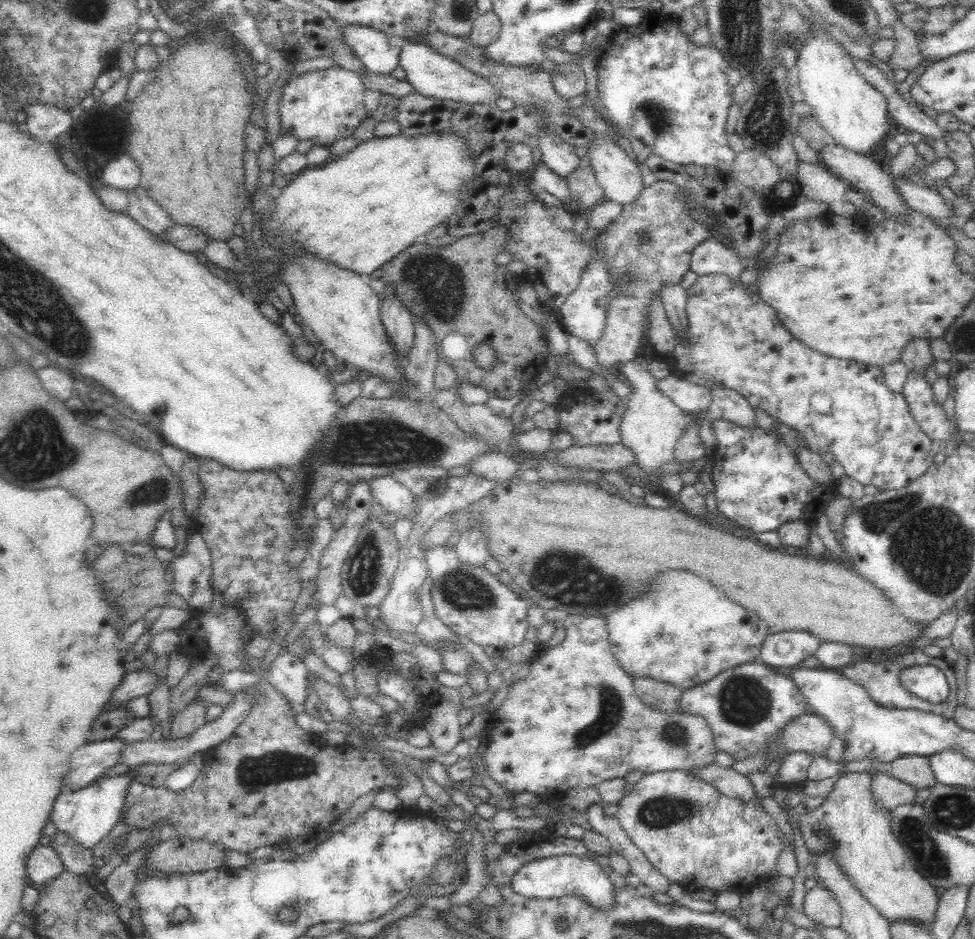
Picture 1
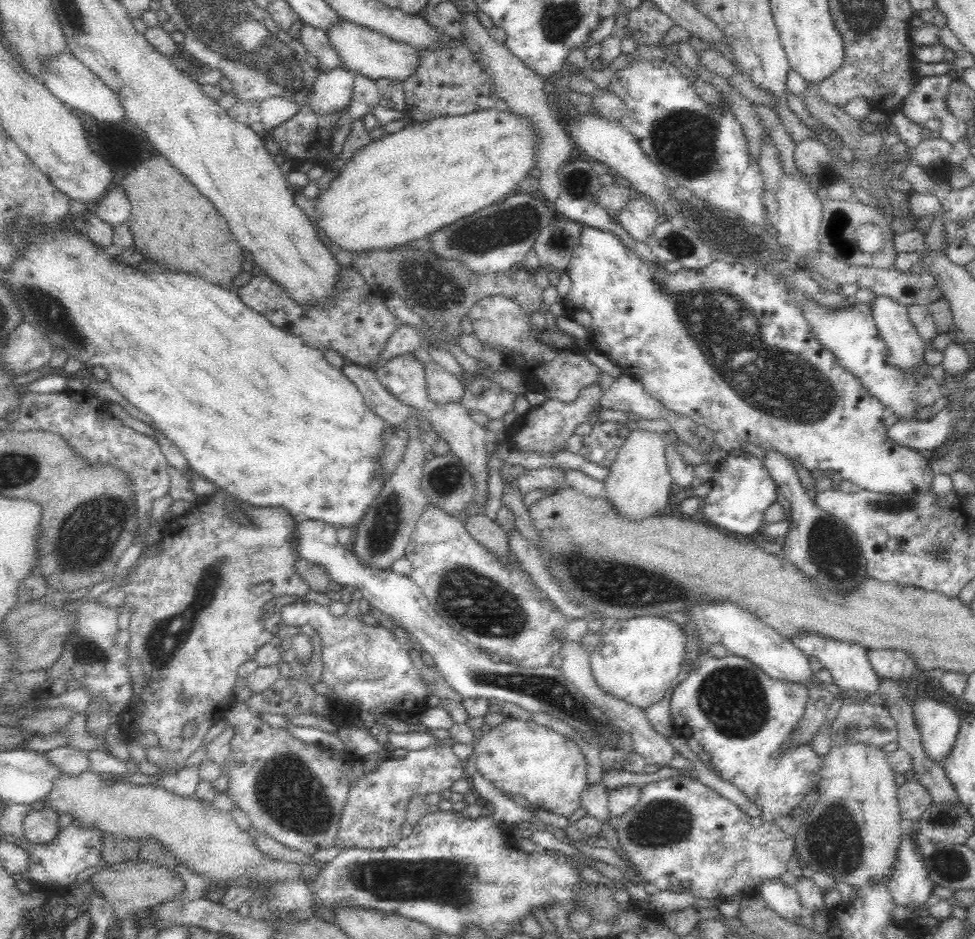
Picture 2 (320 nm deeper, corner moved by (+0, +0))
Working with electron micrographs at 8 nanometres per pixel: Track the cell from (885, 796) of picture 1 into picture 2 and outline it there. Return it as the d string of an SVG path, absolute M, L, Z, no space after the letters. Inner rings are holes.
M912 779L897 788L900 812L903 818L916 822L932 804L933 798L924 785Z

